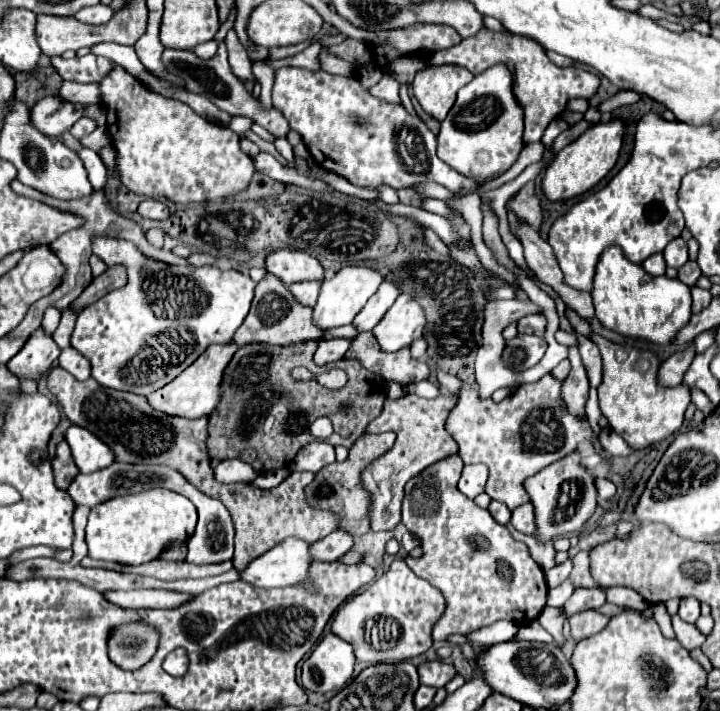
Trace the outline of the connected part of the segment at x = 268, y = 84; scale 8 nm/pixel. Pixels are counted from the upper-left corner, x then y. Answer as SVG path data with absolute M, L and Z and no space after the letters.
M254 61L252 64L252 72L261 85L259 102L264 108L269 109L273 106L271 94L274 84L275 70L262 61Z

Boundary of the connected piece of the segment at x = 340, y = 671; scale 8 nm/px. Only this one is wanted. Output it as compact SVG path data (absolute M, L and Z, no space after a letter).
M328 633L320 639L312 655L302 665L302 677L300 677L302 687L314 689L314 691L340 691L352 679L354 663L356 663L356 657L354 657L352 647L346 641L342 641L338 635Z

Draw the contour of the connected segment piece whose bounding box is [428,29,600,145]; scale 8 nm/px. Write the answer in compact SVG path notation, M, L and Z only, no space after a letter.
M482 29L478 35L464 39L460 45L436 51L428 55L428 59L432 65L444 65L444 63L462 65L472 75L478 75L496 63L504 63L514 73L514 97L524 109L524 143L526 145L542 139L548 123L566 109L568 99L572 97L590 99L592 95L596 95L600 87L600 79L590 71L576 69L576 67L556 67L546 57L542 45L536 43L534 39L526 39L526 37L510 35L510 33L494 33L490 29Z

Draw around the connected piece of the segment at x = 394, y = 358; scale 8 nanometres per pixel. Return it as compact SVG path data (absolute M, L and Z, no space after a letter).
M360 333L354 337L344 359L354 359L362 363L364 369L380 375L382 379L392 379L402 385L428 377L428 365L424 361L414 361L408 347L396 353L384 353L374 343L370 333Z

